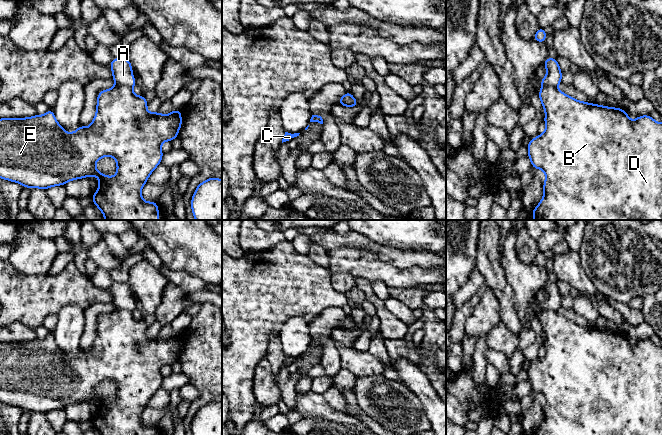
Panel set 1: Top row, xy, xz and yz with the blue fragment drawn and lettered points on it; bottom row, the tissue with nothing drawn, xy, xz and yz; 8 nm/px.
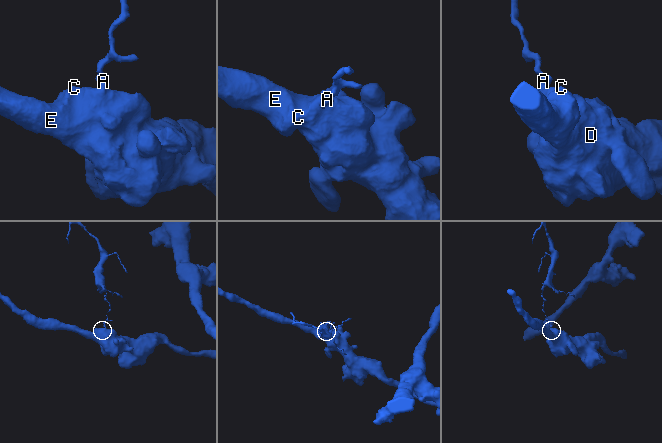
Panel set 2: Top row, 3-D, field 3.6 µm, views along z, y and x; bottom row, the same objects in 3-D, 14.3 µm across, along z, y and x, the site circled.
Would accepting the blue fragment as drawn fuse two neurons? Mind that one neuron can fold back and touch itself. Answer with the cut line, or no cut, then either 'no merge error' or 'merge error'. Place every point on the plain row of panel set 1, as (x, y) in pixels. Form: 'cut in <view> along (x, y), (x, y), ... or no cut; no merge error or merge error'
cut in xy along (116, 308), (122, 308), (131, 312); merge error

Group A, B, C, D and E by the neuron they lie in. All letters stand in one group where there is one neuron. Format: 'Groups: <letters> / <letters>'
Groups: A / B C D E

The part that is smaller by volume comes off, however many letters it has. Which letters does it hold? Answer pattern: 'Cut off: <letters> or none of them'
Cut off: A

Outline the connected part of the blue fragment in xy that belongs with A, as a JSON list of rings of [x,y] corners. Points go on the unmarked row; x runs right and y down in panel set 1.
[[[113,282],[109,288],[116,309],[123,309],[132,312],[136,309],[136,304],[132,298],[132,290],[128,282]]]

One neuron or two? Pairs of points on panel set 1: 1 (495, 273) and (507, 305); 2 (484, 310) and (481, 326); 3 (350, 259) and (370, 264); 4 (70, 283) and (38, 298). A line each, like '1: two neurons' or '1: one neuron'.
1: one neuron
2: one neuron
3: one neuron
4: one neuron

